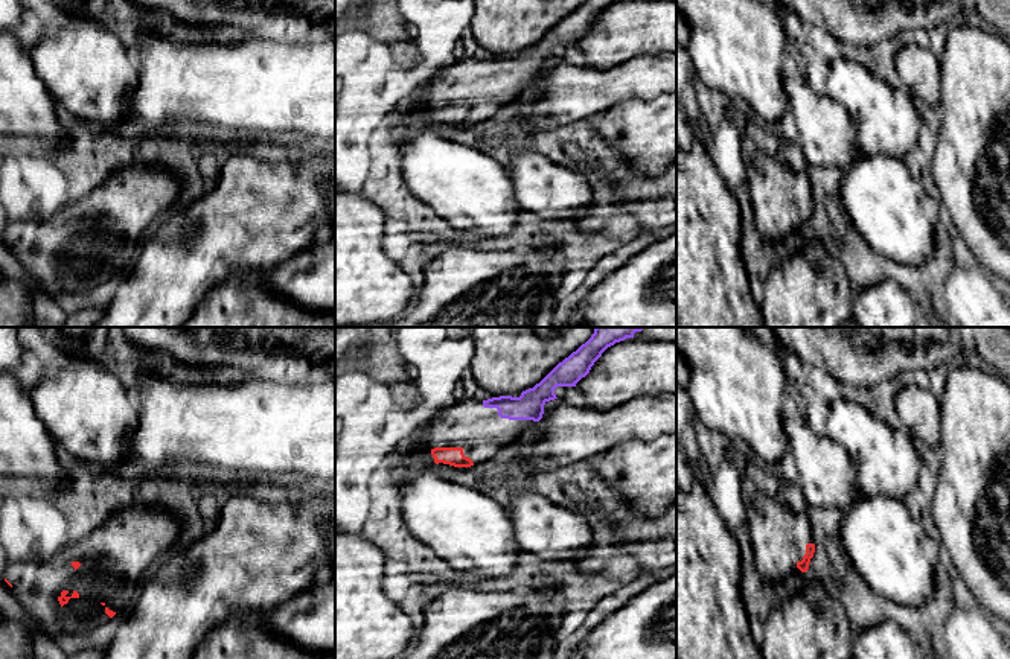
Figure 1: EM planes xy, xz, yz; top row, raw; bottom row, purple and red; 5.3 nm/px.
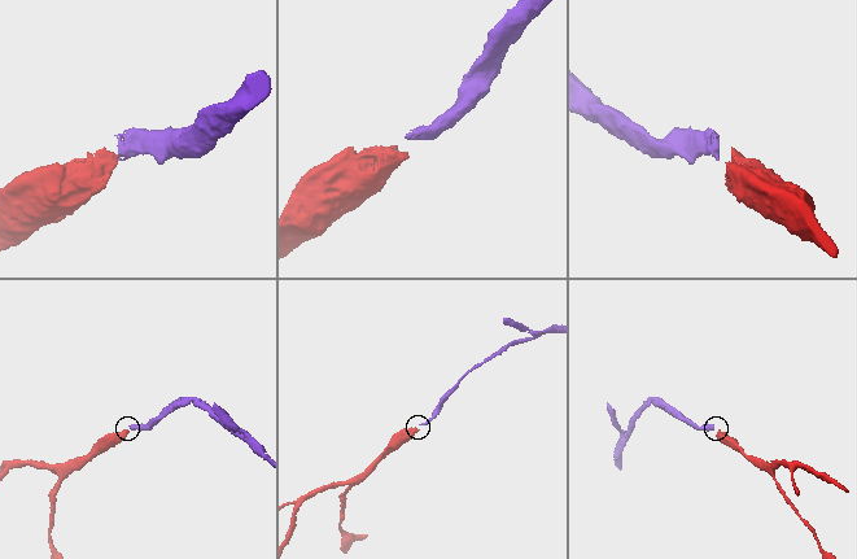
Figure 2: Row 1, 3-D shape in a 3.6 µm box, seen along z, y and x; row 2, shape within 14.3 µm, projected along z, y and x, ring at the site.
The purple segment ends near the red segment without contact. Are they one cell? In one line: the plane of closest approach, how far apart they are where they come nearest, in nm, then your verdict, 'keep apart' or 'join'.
nearest in xz; 240 nm apart; join

